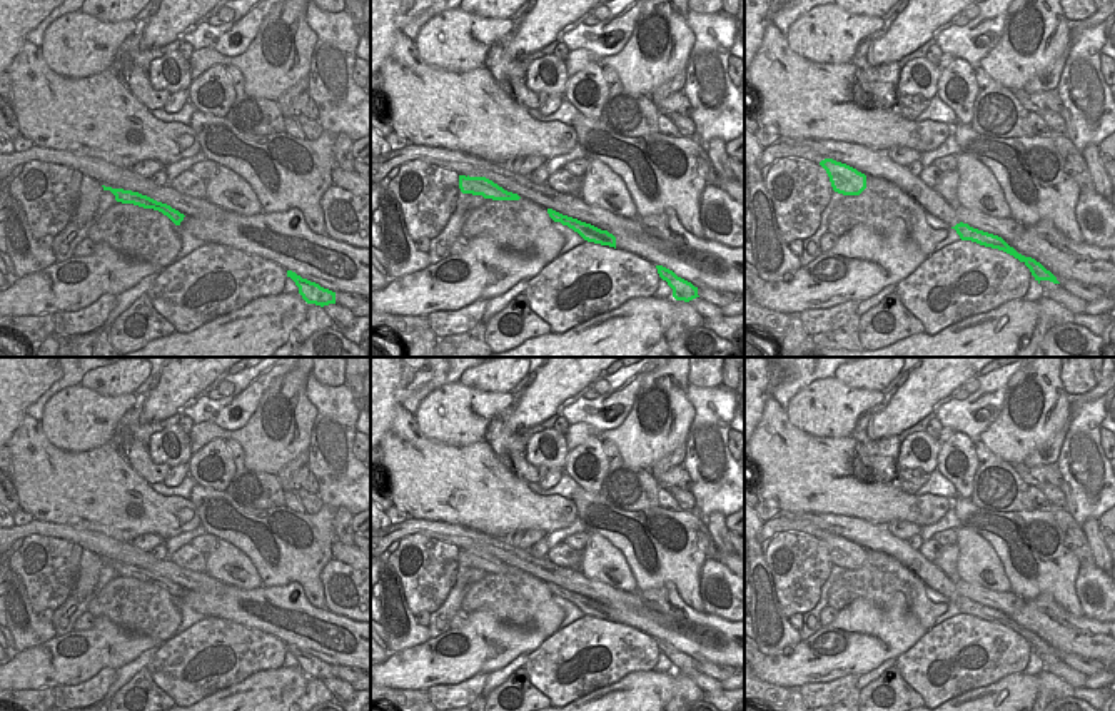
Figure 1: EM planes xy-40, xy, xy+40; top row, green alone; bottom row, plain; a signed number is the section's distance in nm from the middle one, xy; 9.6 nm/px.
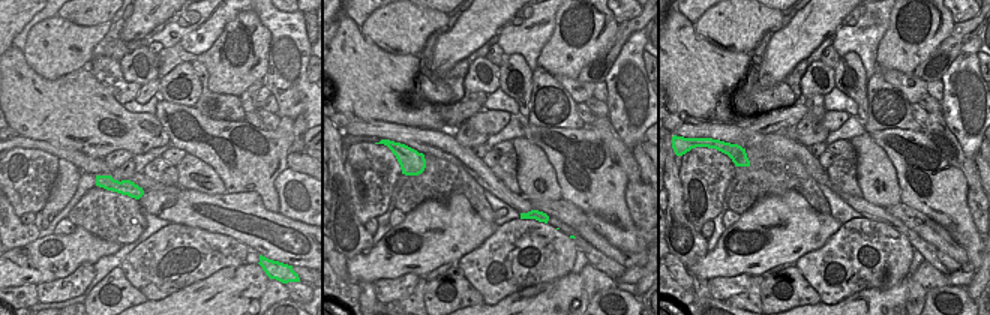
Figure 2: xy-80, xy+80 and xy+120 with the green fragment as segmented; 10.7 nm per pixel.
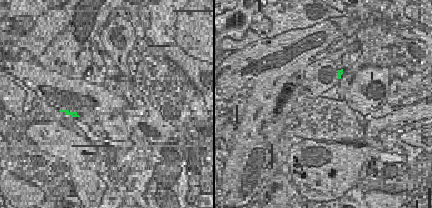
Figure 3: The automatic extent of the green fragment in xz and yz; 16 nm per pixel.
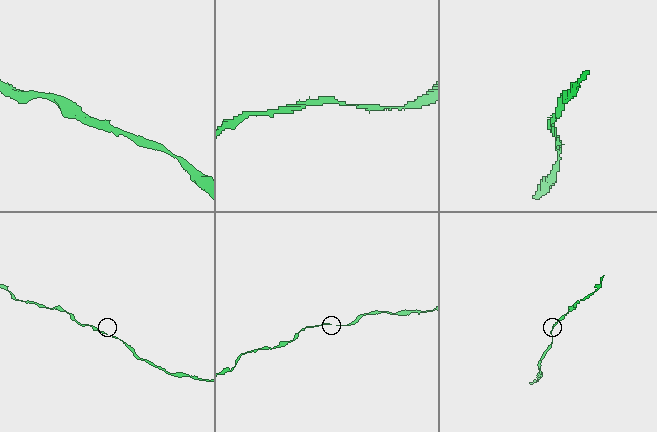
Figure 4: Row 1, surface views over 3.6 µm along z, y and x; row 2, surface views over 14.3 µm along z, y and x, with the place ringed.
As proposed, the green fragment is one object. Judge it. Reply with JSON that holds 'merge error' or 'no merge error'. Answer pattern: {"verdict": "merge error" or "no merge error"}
{"verdict": "no merge error"}

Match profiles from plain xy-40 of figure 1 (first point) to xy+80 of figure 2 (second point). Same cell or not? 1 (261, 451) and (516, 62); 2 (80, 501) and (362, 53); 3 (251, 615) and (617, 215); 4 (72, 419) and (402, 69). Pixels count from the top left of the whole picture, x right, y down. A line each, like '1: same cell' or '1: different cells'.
1: different cells
2: same cell
3: different cells
4: different cells

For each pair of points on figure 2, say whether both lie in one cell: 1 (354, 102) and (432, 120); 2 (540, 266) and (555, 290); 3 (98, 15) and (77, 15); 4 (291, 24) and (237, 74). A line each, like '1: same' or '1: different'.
1: same
2: different
3: same
4: different

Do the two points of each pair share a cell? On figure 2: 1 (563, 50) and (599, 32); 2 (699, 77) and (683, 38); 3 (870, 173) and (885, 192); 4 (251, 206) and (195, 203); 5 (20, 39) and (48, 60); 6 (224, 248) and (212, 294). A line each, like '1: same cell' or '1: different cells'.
1: same cell
2: same cell
3: same cell
4: same cell
5: different cells
6: different cells

